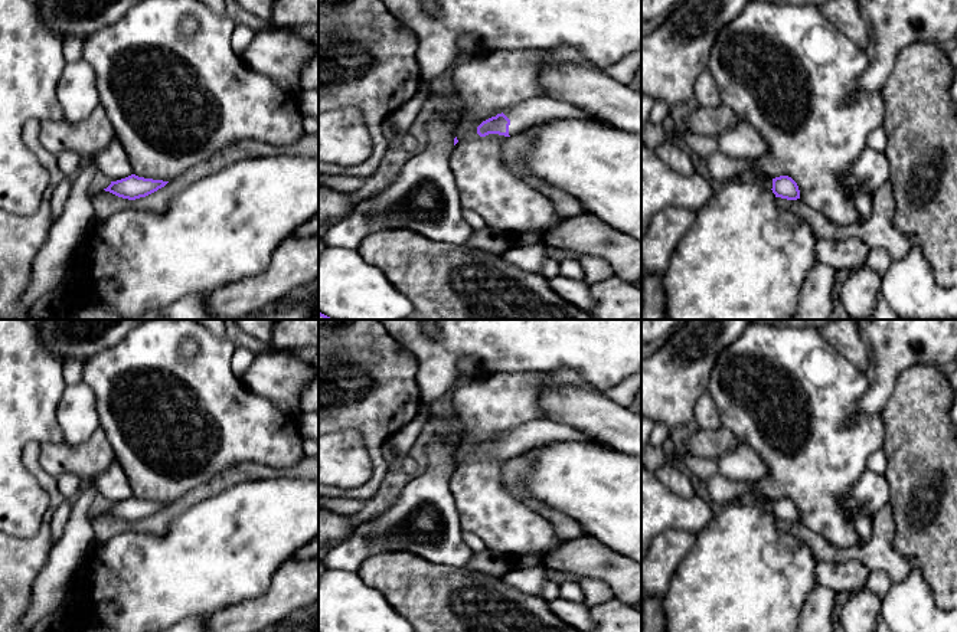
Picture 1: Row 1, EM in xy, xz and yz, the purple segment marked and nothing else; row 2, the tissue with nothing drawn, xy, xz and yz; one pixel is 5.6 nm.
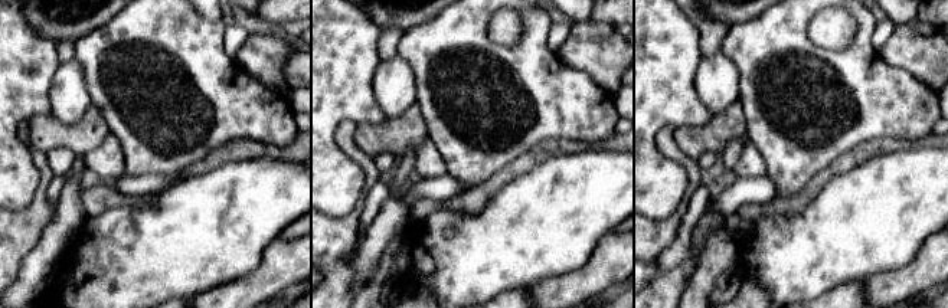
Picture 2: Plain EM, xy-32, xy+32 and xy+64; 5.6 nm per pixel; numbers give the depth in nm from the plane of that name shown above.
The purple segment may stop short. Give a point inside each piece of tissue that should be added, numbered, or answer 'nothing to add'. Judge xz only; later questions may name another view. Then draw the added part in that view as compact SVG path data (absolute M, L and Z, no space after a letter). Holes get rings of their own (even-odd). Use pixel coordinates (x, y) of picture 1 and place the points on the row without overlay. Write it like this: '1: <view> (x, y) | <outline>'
1: xz (523, 438) | M532 420L503 435L509 442L509 458L528 453L530 449L555 441L591 441L577 428L552 420Z

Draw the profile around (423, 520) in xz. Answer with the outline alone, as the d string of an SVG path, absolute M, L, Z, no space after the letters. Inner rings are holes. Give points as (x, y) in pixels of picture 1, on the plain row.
M432 436L424 446L424 456L427 468L419 477L412 479L382 513L355 527L344 541L327 551L321 560L327 569L357 573L368 557L388 551L412 553L431 563L466 567L473 551L463 538L455 501L450 491L455 461L454 436Z

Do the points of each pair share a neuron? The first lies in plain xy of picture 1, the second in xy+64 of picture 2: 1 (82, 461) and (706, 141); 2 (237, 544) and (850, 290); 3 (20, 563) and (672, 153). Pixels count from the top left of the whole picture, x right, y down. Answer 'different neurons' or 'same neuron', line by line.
1: same neuron
2: different neurons
3: same neuron

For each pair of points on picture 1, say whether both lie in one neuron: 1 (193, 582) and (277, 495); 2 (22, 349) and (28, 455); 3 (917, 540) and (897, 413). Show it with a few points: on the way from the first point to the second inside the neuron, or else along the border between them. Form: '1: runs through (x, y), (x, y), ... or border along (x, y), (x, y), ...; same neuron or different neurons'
1: runs through (215, 560), (258, 517); same neuron
2: border along (29, 441), (22, 452), (22, 464), (35, 477); different neurons
3: runs through (904, 508), (904, 445); same neuron

